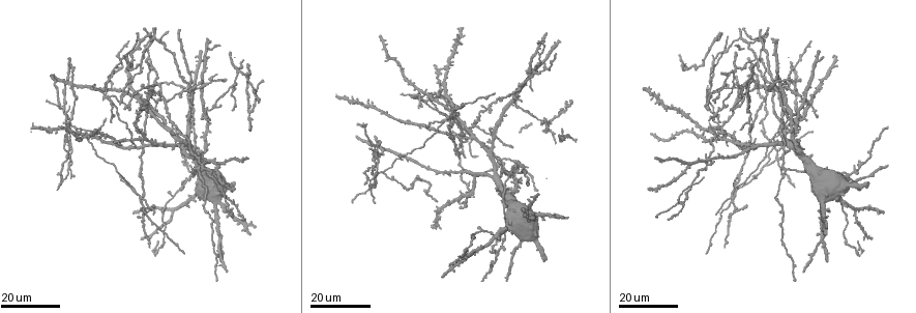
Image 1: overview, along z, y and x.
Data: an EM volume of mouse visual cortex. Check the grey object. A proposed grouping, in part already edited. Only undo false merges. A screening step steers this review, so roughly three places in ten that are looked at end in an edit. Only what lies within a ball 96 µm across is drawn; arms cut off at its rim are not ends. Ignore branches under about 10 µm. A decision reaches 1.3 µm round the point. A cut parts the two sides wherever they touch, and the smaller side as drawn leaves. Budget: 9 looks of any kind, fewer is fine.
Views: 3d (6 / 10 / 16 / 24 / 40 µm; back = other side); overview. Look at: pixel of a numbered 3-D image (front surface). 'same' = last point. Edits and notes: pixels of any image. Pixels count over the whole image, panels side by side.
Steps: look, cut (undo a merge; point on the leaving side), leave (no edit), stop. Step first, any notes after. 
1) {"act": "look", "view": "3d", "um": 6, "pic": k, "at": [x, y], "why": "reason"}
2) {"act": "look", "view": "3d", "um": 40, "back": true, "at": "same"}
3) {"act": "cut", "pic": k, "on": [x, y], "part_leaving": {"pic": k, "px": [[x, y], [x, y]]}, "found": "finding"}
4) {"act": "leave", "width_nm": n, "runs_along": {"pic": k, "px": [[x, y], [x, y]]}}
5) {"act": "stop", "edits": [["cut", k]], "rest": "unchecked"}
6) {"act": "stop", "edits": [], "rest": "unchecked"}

{"act": "look", "view": "3d", "um": 24, "pic": 1, "at": [732, 200], "why": "four or more arms meet"}

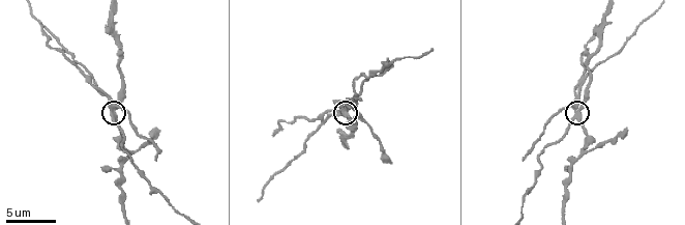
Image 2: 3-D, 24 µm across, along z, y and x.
{"act": "look", "view": "3d", "um": 6, "pic": 2, "at": [112, 111], "why": "closer look"}

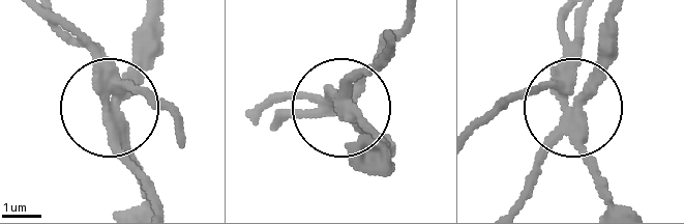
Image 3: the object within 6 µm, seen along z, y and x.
{"act": "cut", "pic": 3, "on": [98, 58], "part_leaving": {"pic": 3, "px": [[568, 112], [581, 17]]}, "found": "two neurons meet here"}

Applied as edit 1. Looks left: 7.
{"act": "look", "view": "3d", "um": 24, "pic": 1, "at": [784, 171], "why": "four-way junction"}

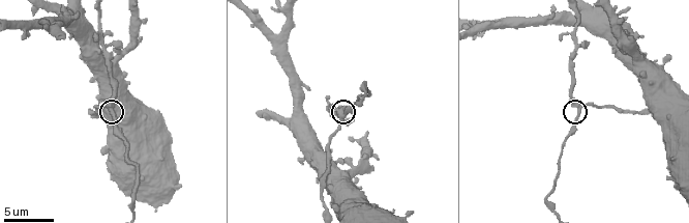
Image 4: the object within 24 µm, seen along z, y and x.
{"act": "look", "view": "3d", "um": 10, "pic": 4, "at": [111, 109]}

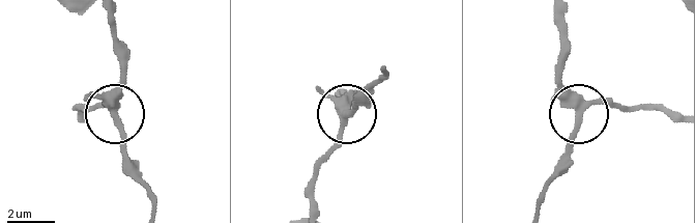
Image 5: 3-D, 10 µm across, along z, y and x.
{"act": "leave", "side_arm_um": 46, "arms": 4, "found": "all the same neuron"}

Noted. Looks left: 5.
{"act": "look", "view": "overview", "why": "redraw"}

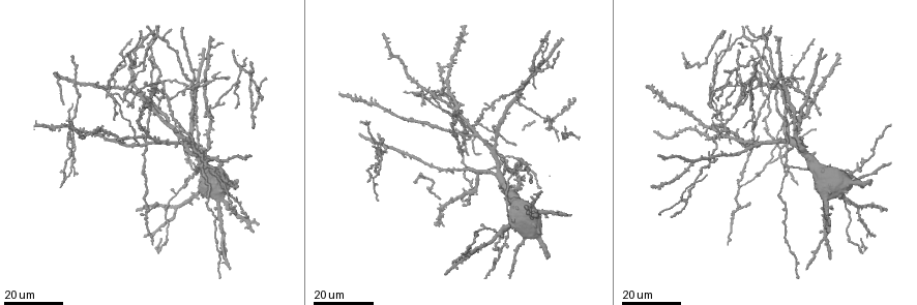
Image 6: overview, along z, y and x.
{"act": "look", "view": "3d", "um": 16, "pic": 6, "at": [224, 183], "why": "side arm on a straight run"}

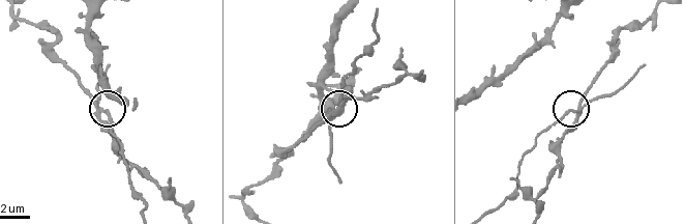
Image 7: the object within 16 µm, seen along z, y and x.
{"act": "look", "view": "3d", "um": 6, "pic": 7, "at": [104, 113]}

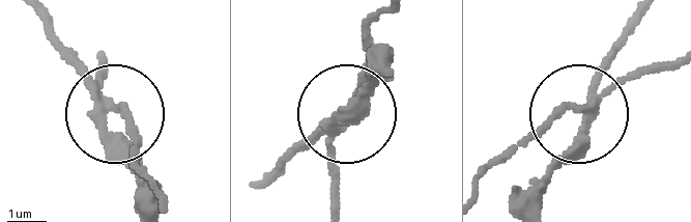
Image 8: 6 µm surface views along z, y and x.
{"act": "cut", "pic": 8, "on": [125, 127], "width_nm": 220, "part_leaving": {"pic": 8, "px": [[109, 100], [151, 189]]}, "found": "two neurons meet here"}

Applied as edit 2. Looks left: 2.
{"act": "look", "view": "3d", "um": 24, "pic": 6, "at": [124, 97], "why": "four or more arms meet"}

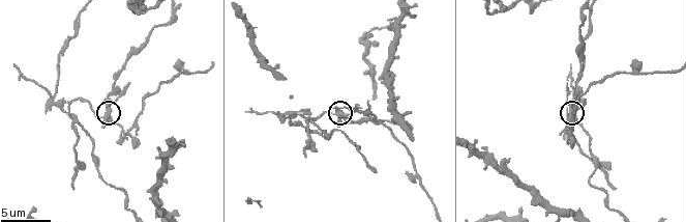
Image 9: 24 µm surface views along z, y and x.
{"act": "look", "view": "3d", "um": 10, "pic": 9, "at": [336, 111]}

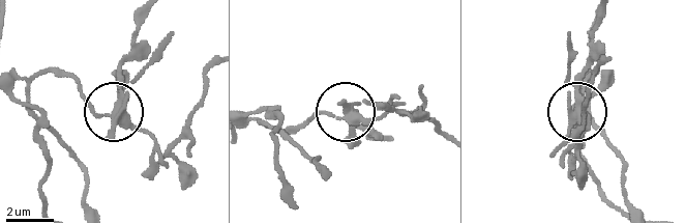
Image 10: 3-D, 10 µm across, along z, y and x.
{"act": "cut", "pic": 10, "on": [87, 103], "width_nm": 340, "found": "two neurons meet here"}

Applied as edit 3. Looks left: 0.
{"act": "stop", "edits": [["cut", 3], ["cut", 8], ["cut", 10]], "rest": "unchecked"}

